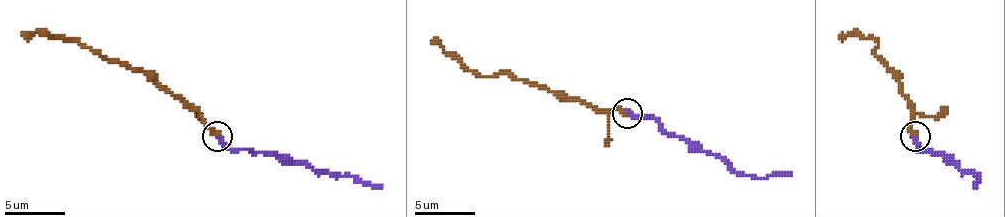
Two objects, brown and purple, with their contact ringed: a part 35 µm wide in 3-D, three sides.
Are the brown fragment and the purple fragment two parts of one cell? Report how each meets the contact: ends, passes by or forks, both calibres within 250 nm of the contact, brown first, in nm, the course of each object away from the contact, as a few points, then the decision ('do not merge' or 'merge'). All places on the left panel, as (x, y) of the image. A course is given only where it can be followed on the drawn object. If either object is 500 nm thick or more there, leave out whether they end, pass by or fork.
brown ends | purple ends | 400/280 nm | brown via (217, 137), (196, 110), (157, 86), (142, 71), (76, 41), (37, 32), (25, 38) | purple via (217, 137), (232, 149), (310, 164), (328, 173), (358, 176), (382, 188) | merge

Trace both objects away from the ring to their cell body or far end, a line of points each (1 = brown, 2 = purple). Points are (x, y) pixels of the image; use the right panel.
1: (914, 137), (911, 110), (902, 86), (893, 71), (875, 53), (878, 41), (854, 32), (839, 38)
2: (914, 137), (920, 149), (935, 152), (980, 176), (974, 188)

